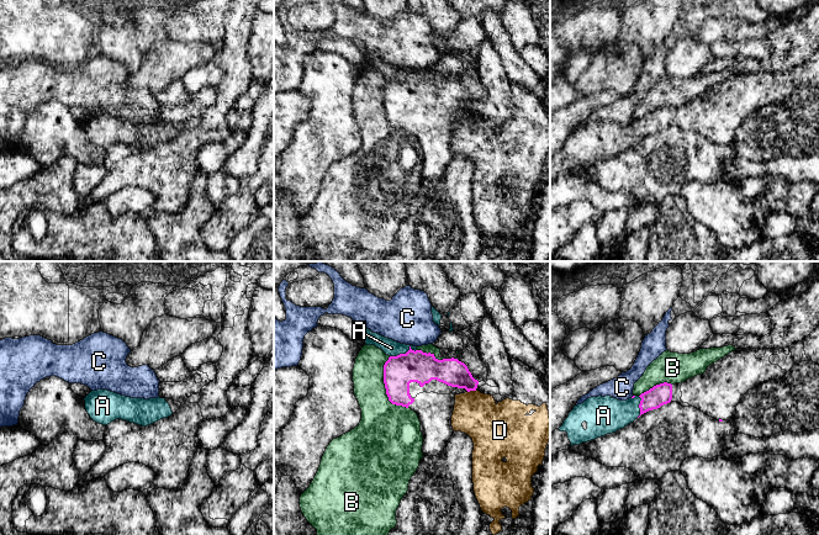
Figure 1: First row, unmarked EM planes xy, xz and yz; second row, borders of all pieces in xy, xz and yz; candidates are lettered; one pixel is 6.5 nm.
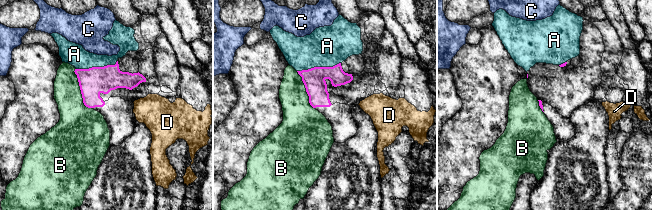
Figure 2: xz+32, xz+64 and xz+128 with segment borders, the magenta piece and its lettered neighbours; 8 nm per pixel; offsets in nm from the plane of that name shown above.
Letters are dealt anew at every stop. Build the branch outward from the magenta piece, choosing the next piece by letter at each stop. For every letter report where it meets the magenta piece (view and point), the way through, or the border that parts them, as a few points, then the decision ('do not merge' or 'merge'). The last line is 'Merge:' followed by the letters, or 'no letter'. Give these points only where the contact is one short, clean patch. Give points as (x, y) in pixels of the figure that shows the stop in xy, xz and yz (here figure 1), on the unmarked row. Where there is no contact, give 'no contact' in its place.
A: xz (402, 78) | merge
B: xz (385, 111) | do not merge
C: no contact | do not merge
D: xz (471, 114) | along xz (476, 114), (468, 116) | do not merge
Merge: A

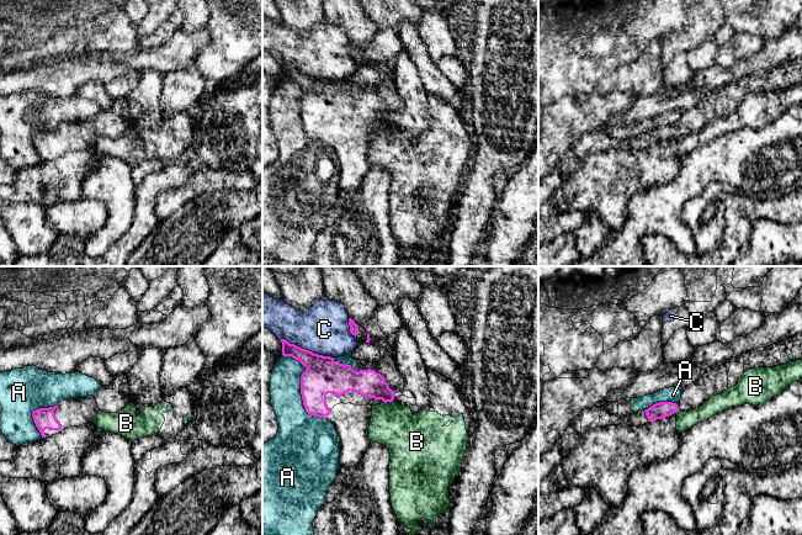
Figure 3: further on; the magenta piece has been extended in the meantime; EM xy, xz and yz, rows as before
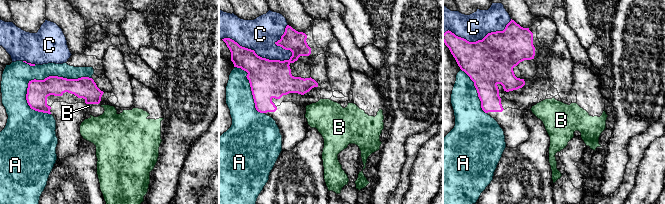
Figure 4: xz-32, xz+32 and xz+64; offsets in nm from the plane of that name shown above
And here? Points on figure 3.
A: xz (301, 111) | do not merge
B: xz (388, 125) | along xz (393, 125), (384, 127) | do not merge
C: xz (307, 74) | do not merge
Merge: no letter

